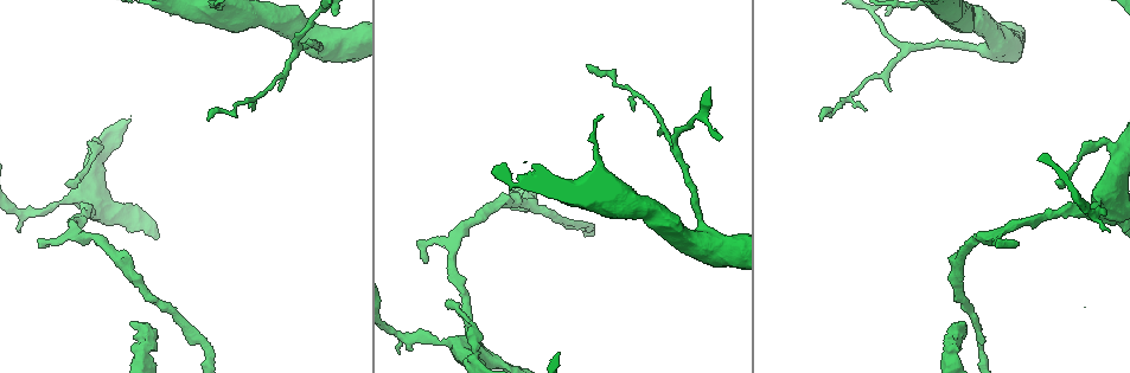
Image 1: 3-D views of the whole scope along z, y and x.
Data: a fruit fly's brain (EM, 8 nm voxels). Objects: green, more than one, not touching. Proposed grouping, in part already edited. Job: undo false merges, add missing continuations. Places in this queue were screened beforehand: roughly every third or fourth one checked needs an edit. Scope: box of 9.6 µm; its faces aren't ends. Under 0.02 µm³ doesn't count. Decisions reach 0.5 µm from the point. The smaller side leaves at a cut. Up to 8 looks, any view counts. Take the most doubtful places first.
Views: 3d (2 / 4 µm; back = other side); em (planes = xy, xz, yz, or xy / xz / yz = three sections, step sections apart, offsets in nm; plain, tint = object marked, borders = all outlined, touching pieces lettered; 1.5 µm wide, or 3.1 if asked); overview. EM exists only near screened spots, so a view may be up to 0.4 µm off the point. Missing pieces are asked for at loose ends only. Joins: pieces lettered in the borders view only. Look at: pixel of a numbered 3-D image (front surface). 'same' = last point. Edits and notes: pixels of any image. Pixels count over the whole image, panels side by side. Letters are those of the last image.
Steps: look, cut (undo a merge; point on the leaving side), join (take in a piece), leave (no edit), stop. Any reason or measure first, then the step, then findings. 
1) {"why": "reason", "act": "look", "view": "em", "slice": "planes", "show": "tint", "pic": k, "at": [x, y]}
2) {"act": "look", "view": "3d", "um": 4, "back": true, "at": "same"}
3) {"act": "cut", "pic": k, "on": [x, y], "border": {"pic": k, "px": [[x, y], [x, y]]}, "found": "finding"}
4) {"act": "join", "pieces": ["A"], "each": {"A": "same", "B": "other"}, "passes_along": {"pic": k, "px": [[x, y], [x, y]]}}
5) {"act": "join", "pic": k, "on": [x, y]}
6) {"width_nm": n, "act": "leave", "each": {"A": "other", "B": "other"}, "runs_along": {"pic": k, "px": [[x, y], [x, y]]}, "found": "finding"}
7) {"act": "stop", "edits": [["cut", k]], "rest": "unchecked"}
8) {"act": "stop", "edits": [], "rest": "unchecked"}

{"why": "an open end", "act": "look", "view": "3d", "um": 2, "pic": 1, "at": [45, 246]}

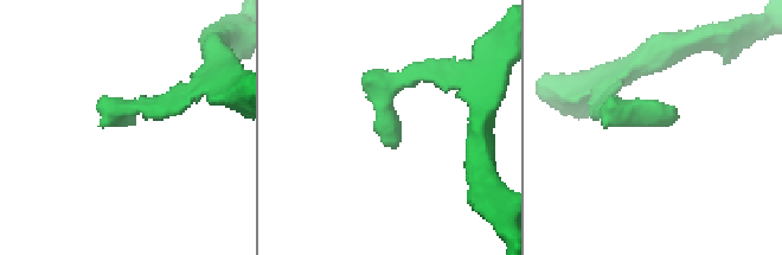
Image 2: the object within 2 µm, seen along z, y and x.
{"act": "look", "view": "em", "slice": "xz", "step": 4, "show": "borders", "pic": 2, "at": [125, 117]}

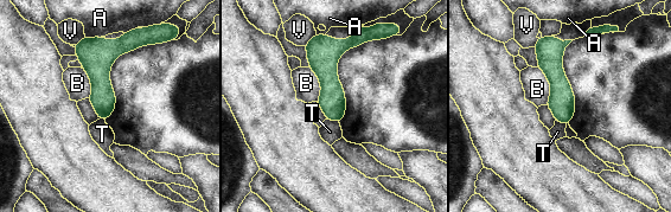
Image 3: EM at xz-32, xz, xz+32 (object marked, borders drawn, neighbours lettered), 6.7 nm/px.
{"width_nm": 170, "act": "leave", "each": {"A": "other", "B": "other", "T": "other", "V": "other"}, "found": "none of them fits"}

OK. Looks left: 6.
{"why": "tapers out", "act": "look", "view": "3d", "um": 4, "pic": 1, "at": [819, 118]}

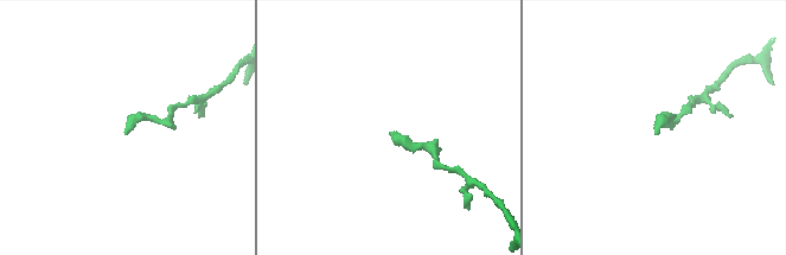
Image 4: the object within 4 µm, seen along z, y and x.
{"why": "now the EM", "act": "look", "view": "em", "slice": "planes", "show": "borders", "pic": 4, "at": [654, 133]}

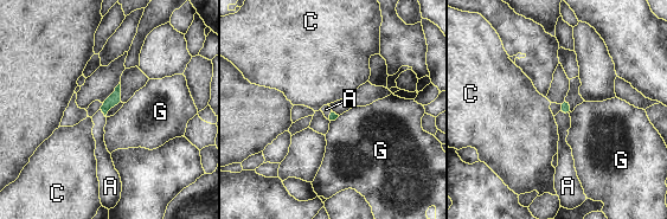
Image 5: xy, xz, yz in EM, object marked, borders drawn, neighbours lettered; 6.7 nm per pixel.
{"act": "join", "pieces": ["A"], "each": {"A": "same", "C": "other", "G": "other"}, "passes_along": {"pic": 5, "px": [[565, 109], [564, 114], [563, 121]]}, "found": "it goes on there"}

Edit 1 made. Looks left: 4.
{"why": "arms part here", "act": "look", "view": "em", "slice": "planes", "show": "borders", "pic": 1, "at": [296, 51]}

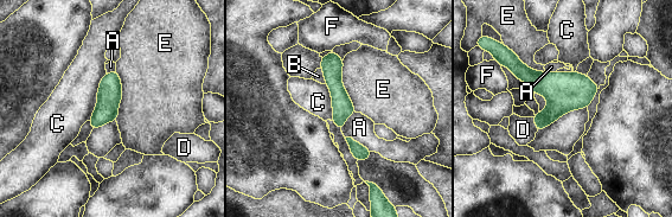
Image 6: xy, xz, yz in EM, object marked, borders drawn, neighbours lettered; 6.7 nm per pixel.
{"act": "leave", "each": {"A": "other", "B": "other", "C": "other", "D": "other", "E": "other", "F": "other"}, "border": {"pic": 6, "px": [[343, 59], [341, 83], [357, 112]]}, "found": "one cell here"}

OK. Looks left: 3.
{"act": "stop", "edits": [["join", 5]], "rest": "unchecked"}

